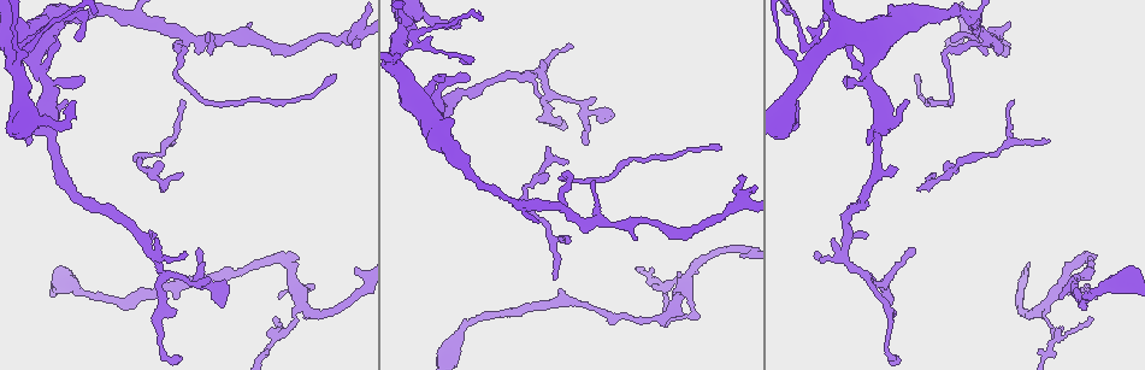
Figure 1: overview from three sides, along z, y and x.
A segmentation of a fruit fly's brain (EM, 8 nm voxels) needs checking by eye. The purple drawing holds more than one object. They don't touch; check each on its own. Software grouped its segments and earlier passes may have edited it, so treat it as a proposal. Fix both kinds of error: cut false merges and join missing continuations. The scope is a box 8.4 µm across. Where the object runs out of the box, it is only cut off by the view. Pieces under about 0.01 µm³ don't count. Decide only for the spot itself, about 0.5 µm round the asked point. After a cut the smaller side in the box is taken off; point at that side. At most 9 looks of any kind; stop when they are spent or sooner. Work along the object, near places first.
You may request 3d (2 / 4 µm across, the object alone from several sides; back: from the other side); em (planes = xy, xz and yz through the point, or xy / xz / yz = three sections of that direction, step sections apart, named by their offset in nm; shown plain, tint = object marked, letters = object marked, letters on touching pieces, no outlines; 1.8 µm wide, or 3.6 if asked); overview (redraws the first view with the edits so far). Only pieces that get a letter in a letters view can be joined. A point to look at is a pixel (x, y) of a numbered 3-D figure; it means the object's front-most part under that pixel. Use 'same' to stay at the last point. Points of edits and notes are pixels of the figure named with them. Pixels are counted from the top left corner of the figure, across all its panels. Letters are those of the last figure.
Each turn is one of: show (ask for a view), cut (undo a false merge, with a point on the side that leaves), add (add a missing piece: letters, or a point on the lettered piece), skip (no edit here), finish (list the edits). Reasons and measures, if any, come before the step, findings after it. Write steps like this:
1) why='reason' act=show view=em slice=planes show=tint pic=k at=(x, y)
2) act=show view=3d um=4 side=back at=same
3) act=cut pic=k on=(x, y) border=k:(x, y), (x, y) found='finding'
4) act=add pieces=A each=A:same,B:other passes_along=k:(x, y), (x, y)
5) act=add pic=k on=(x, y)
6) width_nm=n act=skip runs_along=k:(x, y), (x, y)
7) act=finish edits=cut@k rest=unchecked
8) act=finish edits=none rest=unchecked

why='thin end' act=show view=em slice=yz step=8 show=letters pic=1 at=(556, 277)

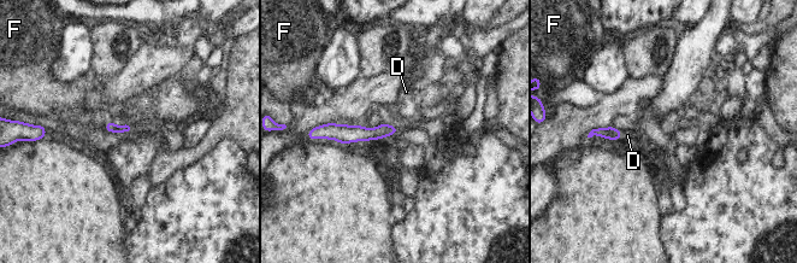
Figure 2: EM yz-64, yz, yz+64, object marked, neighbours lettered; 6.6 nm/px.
act=show view=em slice=planes show=letters at=same

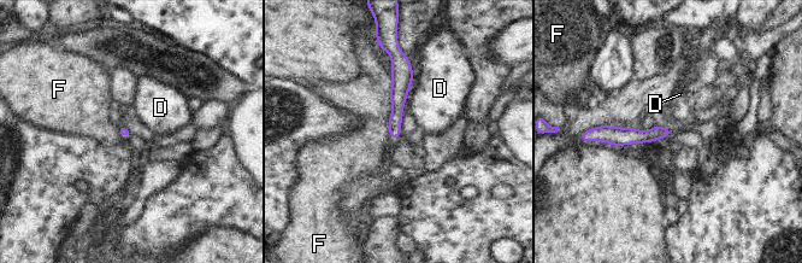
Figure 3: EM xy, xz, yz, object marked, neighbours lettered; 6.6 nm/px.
act=skip each=D:other,F:other border=3:(391, 75), (388, 138) found='none of them fits'

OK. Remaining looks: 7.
why='free end' act=show view=3d um=2 pic=1 at=(564, 128)

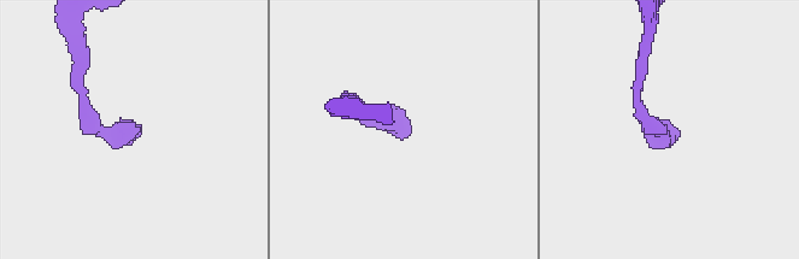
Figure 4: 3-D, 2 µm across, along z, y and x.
why='shape alone is not enough' act=show view=em um=3.6 slice=planes show=letters pic=4 at=(668, 122)

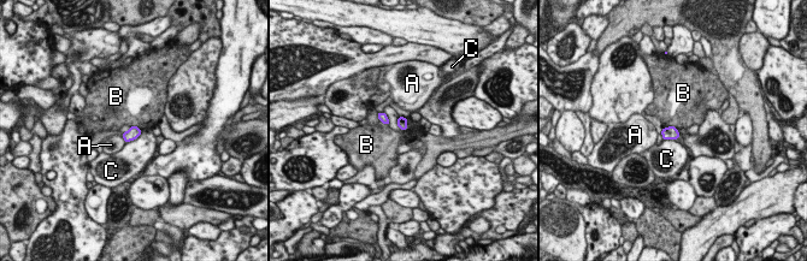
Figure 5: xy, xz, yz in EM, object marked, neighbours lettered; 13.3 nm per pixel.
width_nm=130 act=skip each=A:other,B:other,C:other border=5:(380, 120), (387, 125) found='no lettered piece goes on from it'

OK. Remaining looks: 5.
why='sudden change in width' act=show view=em slice=planes show=letters pic=1 at=(884, 121)

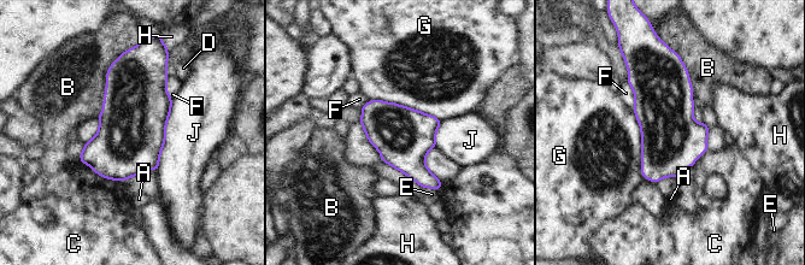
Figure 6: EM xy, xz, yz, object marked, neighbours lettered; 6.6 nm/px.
width_nm=380 longest_contact=G:500nm act=skip each=A:other,B:other,C:other,D:other,E:other,F:other,G:other,H:other,J:other found='continuous, no second neuron'

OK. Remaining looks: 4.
why='sharp bend' act=show view=em slice=yz step=8 show=tint pic=1 at=(670, 312)

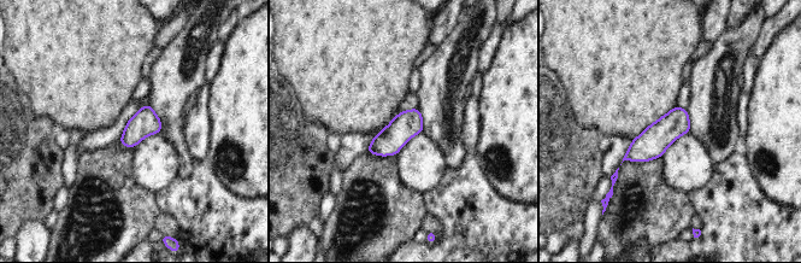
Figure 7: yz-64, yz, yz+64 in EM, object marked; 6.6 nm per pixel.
why='another direction' act=show view=em slice=xz step=4 show=tint at=same

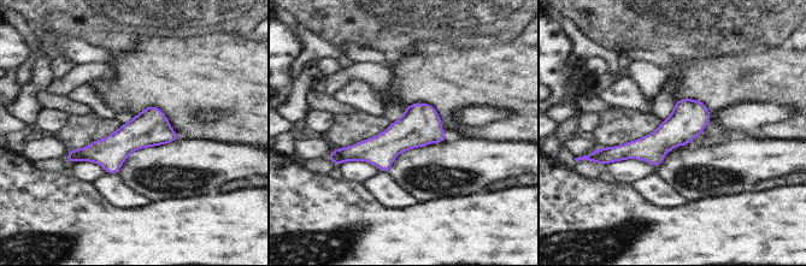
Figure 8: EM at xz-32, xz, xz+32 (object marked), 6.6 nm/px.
act=show view=em slice=xz step=4 show=letters at=same

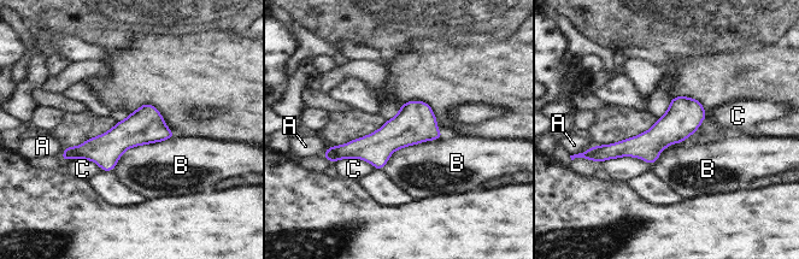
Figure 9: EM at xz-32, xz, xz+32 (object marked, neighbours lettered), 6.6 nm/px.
act=skip each=A:other,B:other,C:other runs_along=9:(703, 115), (647, 146), (600, 151) found='continuous, no second neuron'

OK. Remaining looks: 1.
act=finish edits=none rest=unchecked

